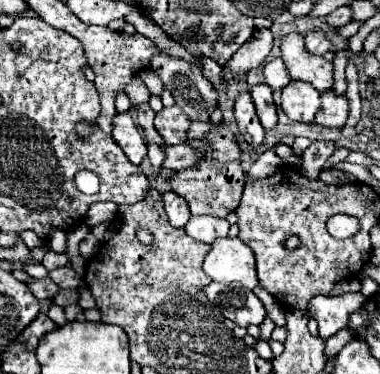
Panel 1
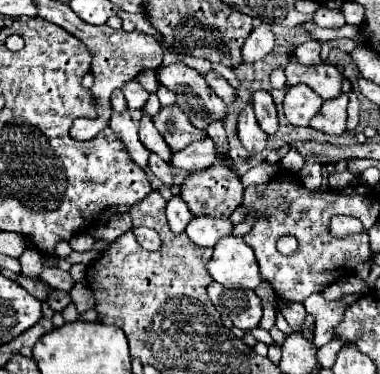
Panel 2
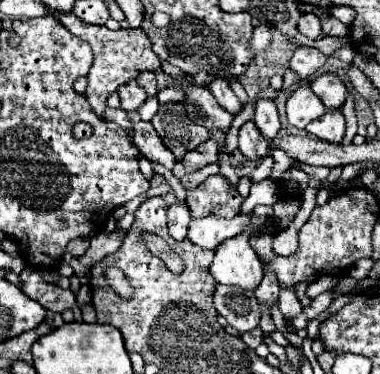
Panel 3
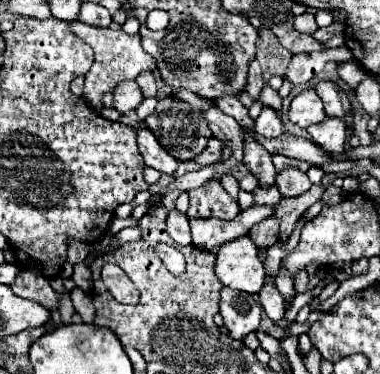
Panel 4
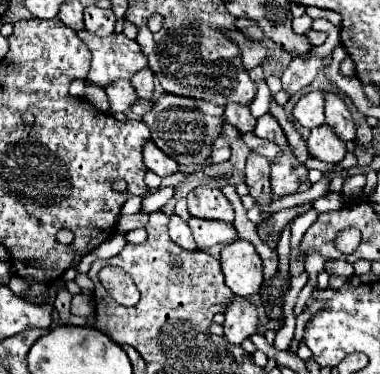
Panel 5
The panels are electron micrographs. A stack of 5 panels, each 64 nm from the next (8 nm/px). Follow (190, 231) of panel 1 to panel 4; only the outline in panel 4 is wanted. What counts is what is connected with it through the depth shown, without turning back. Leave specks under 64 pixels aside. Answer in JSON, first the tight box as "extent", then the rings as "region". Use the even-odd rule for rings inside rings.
{"extent":[190,204,277,250],"region":[[[277,204],[272,206],[258,205],[244,210],[236,220],[218,220],[218,218],[190,218],[192,228],[192,240],[196,248],[212,250],[216,246],[226,244],[228,240],[236,240],[240,236],[246,236],[246,232],[274,214]]]}

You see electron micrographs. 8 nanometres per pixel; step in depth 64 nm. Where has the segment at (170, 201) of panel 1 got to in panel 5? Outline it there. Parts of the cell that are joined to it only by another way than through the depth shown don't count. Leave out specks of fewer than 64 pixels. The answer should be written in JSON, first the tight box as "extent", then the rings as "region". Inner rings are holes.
{"extent":[168,216,196,250],"region":[[[172,216],[168,228],[170,228],[170,238],[172,238],[180,248],[184,248],[184,250],[196,250],[196,242],[194,242],[194,238],[192,238],[192,232],[190,232],[188,224],[186,224],[182,218]]]}

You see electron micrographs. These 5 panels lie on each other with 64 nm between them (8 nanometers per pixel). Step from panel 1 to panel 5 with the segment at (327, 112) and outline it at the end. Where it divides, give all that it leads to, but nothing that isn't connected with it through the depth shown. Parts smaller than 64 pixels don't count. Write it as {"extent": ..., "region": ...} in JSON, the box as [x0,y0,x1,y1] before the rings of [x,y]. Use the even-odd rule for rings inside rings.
{"extent":[306,126,346,164],"region":[[[318,126],[310,132],[306,140],[306,150],[310,158],[328,162],[328,164],[340,164],[346,156],[346,146],[342,140],[336,140],[336,136],[330,134],[332,130],[326,126]]]}

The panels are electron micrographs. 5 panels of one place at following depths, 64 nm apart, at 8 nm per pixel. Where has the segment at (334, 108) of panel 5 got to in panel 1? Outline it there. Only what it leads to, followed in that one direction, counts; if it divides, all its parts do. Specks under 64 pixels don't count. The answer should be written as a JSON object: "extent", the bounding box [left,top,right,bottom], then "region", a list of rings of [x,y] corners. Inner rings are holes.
{"extent":[282,34,334,94],"region":[[[290,34],[290,36],[284,38],[284,42],[282,42],[282,60],[284,60],[286,70],[288,70],[288,74],[290,74],[292,80],[310,82],[320,94],[334,90],[332,62],[326,62],[322,56],[308,56],[308,52],[304,52],[304,36],[300,36],[300,34]]]}

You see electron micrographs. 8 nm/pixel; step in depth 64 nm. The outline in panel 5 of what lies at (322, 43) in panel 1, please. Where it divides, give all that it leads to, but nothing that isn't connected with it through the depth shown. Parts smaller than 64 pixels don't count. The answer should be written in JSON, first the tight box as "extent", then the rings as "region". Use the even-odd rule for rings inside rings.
{"extent":[282,58,322,96],"region":[[[292,58],[290,66],[282,74],[282,90],[288,92],[288,96],[296,94],[298,90],[306,88],[318,70],[322,68],[322,58]]]}

